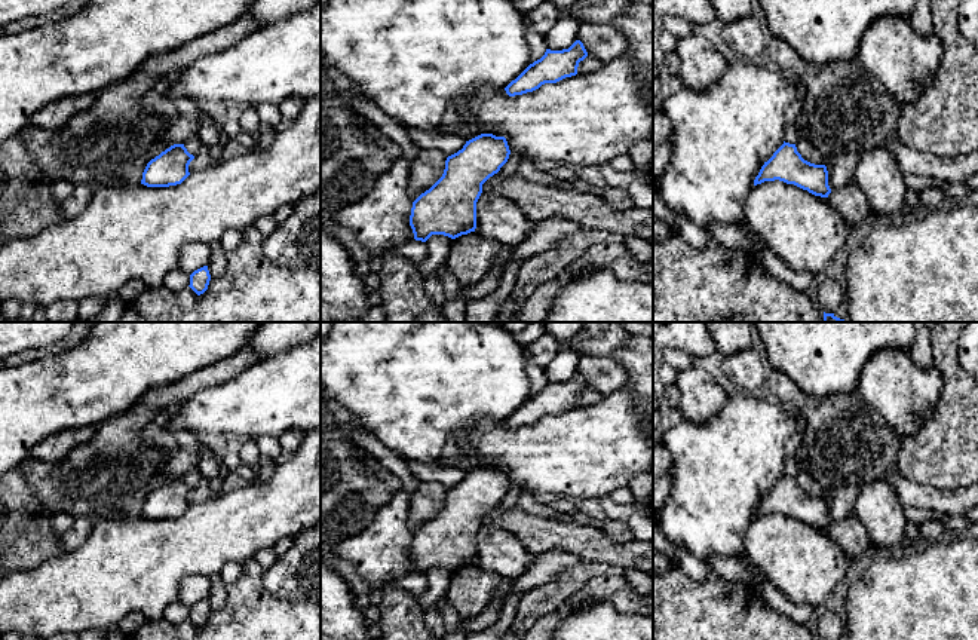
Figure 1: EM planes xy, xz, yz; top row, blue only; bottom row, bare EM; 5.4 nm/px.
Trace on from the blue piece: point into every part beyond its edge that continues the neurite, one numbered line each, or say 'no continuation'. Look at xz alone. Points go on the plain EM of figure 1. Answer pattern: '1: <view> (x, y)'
no continuation

